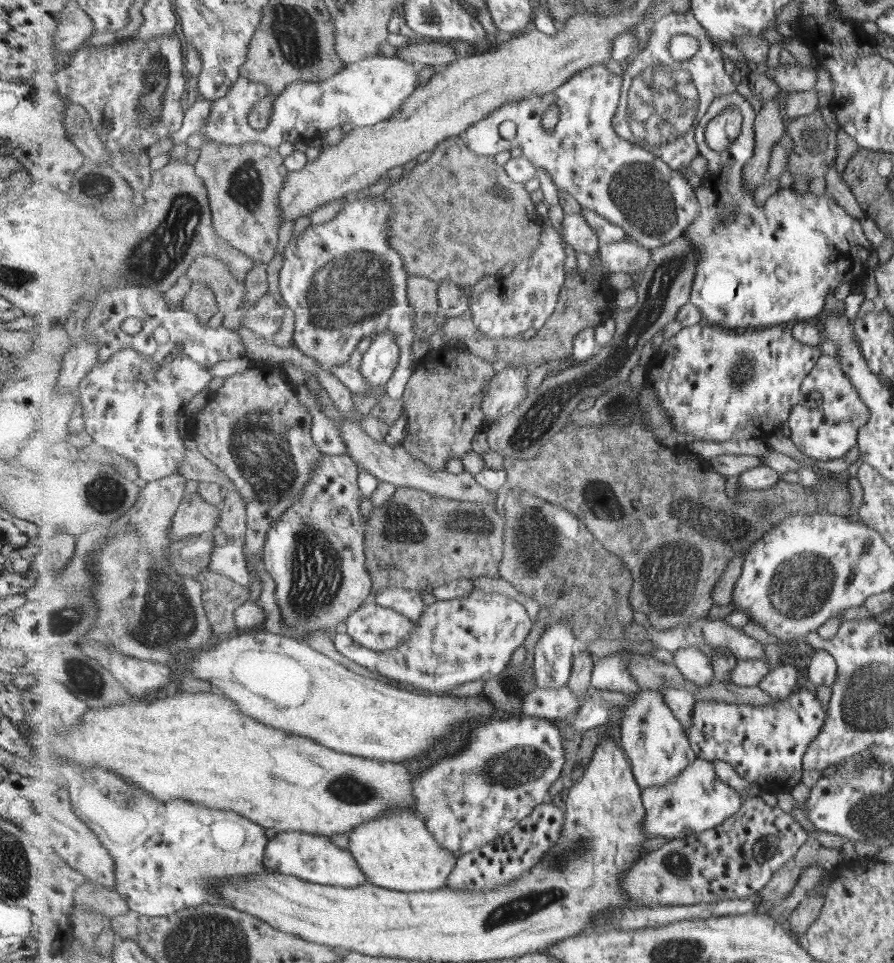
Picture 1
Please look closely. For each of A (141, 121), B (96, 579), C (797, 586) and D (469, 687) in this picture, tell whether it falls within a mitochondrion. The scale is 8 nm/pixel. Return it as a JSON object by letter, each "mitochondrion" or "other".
{"A":"mitochondrion","B":"mitochondrion","C":"mitochondrion","D":"other"}

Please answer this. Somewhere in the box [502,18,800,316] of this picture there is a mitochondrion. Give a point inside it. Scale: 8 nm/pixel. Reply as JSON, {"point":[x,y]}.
{"point":[664,101]}

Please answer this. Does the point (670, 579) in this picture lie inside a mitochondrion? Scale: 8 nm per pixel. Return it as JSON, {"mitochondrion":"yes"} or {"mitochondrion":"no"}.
{"mitochondrion":"yes"}

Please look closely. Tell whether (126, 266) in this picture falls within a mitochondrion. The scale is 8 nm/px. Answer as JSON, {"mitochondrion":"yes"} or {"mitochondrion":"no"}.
{"mitochondrion":"yes"}

